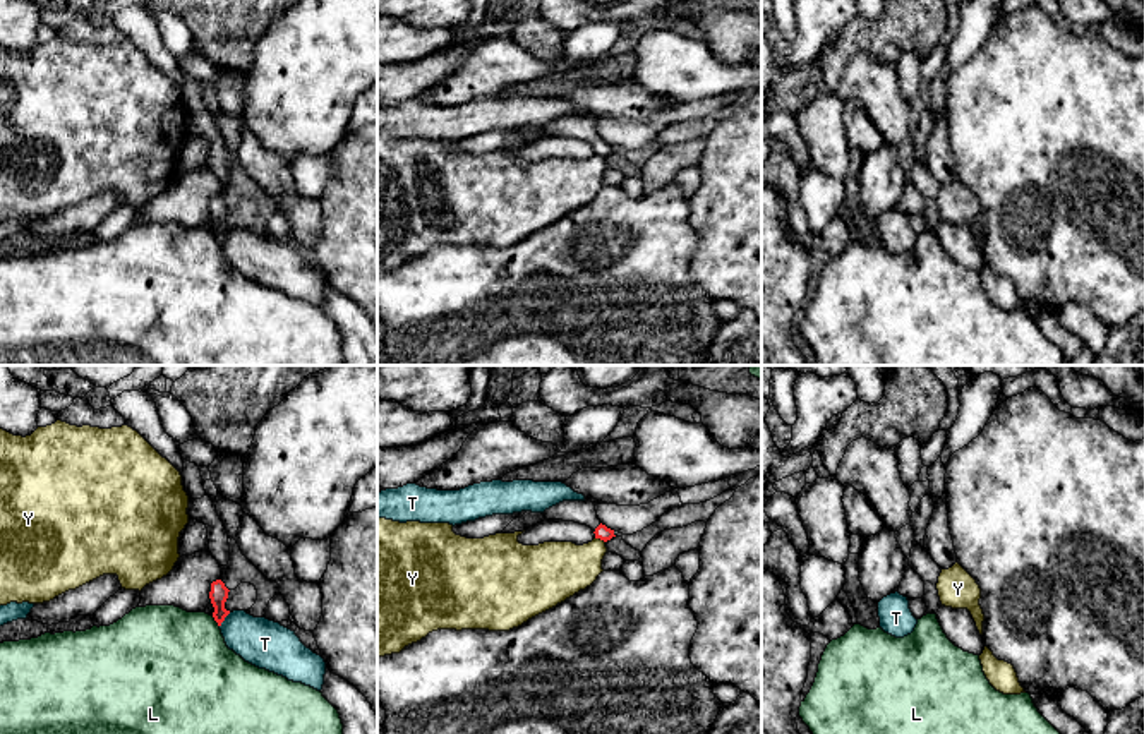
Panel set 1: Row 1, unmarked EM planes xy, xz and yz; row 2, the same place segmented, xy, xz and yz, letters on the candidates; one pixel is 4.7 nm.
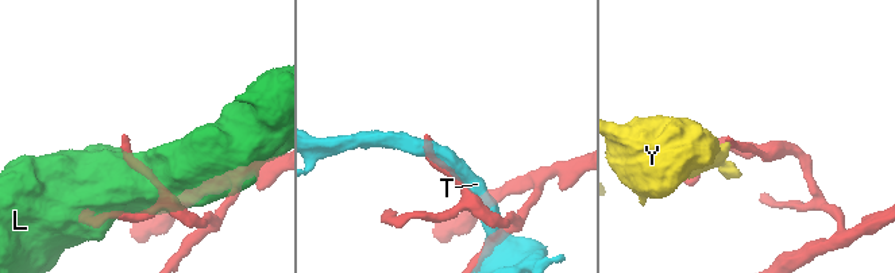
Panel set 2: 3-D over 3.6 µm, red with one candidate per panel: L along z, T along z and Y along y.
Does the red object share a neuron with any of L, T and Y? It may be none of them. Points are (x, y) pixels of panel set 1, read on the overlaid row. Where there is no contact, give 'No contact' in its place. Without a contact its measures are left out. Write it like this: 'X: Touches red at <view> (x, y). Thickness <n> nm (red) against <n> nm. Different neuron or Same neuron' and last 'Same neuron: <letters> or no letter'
L: Touches red at xy (215, 619). Thickness 90 nm (red) against 460 nm. Different neuron
T: Touches red at xy (223, 619). Thickness 90 nm (red) against 220 nm. Different neuron
Y: Touches red at xz (601, 539). Thickness 70 nm (red) against 280 nm. Different neuron
Same neuron: no letter

